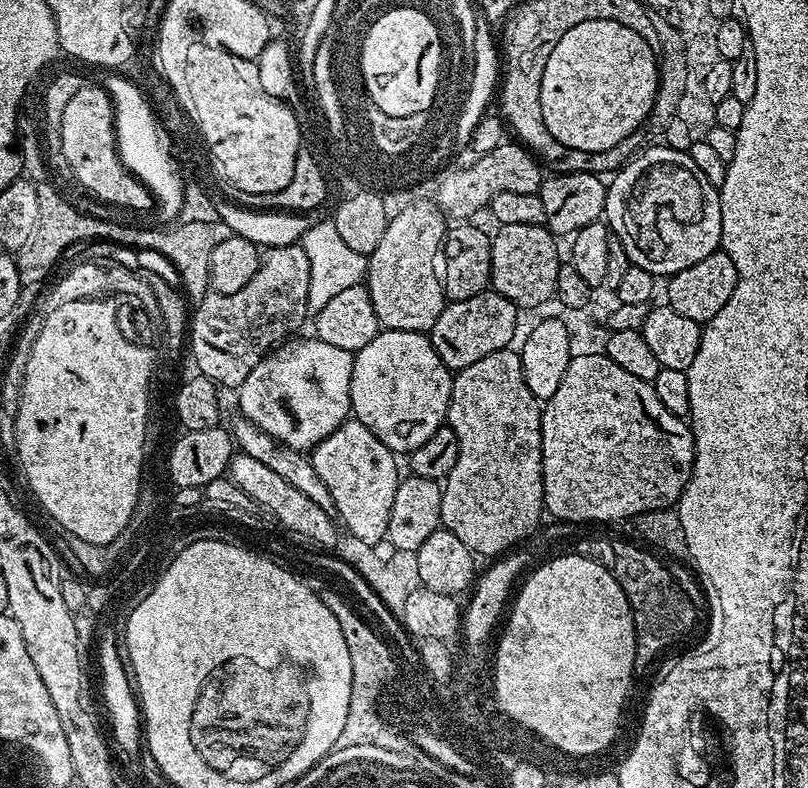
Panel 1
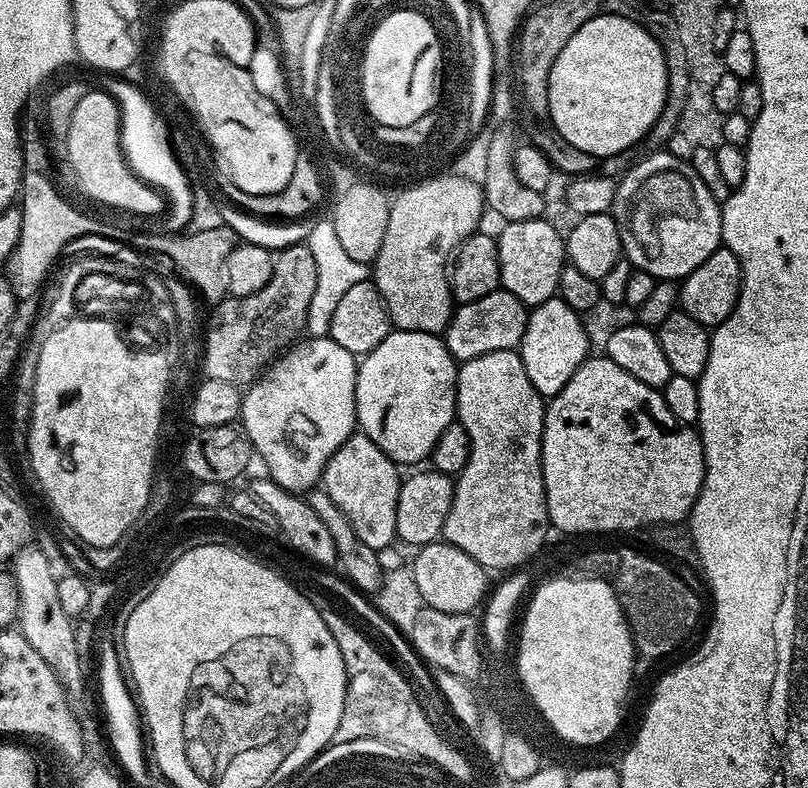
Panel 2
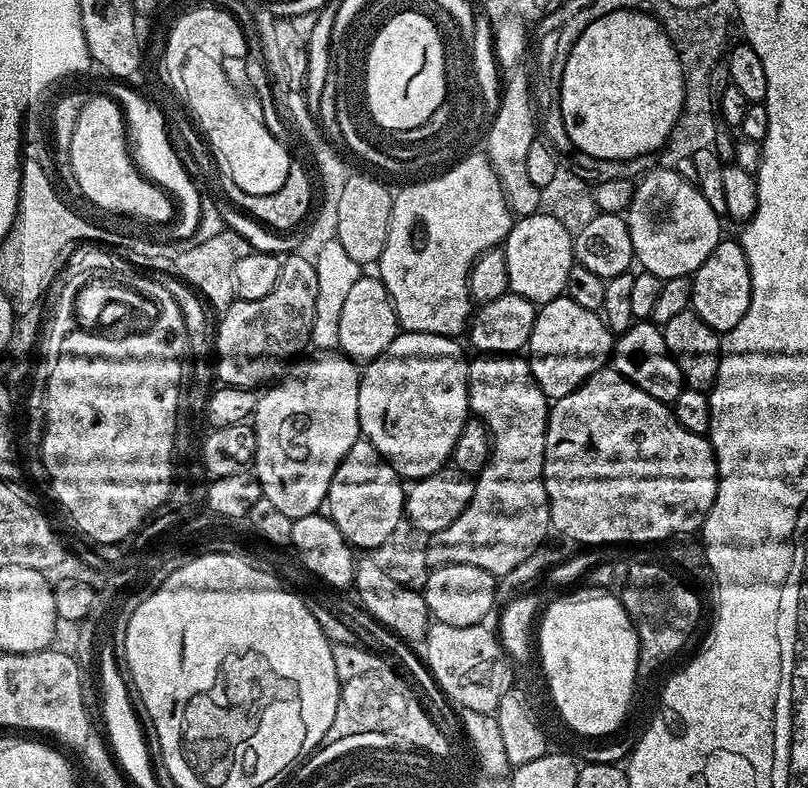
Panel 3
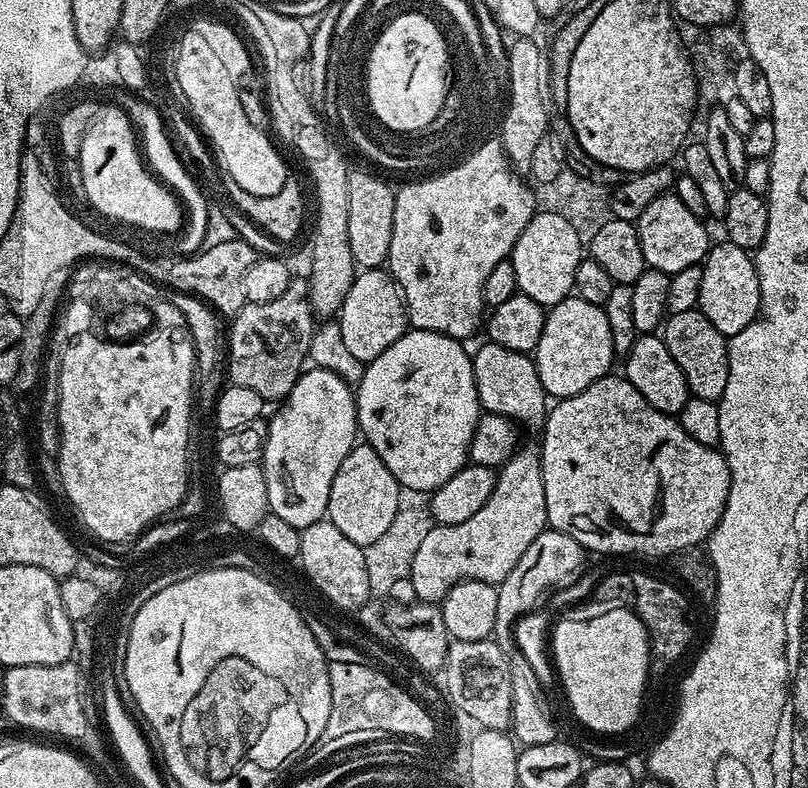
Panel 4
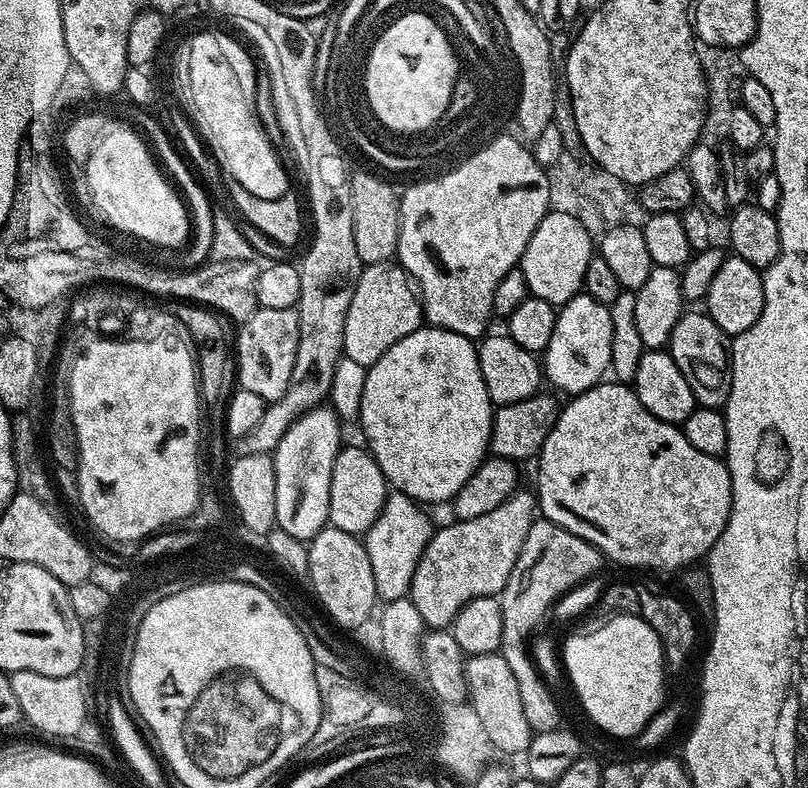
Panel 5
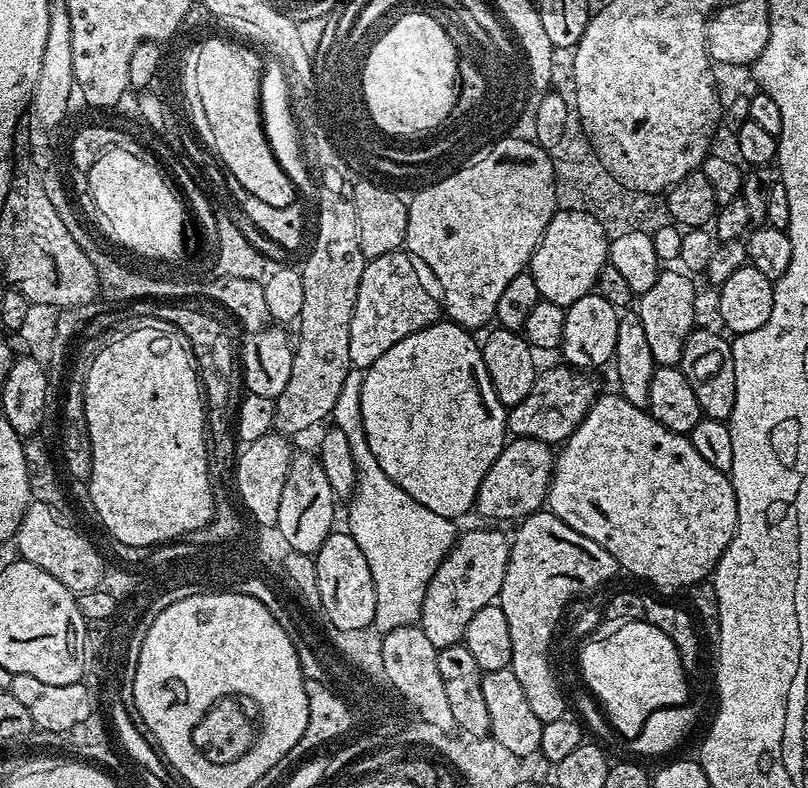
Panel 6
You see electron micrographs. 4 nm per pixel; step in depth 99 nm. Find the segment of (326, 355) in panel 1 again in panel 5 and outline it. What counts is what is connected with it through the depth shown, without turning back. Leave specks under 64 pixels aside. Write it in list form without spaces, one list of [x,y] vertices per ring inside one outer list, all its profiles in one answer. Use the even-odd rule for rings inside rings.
[[[331,407],[312,408],[291,424],[272,454],[277,527],[299,540],[311,541],[327,525],[330,475],[342,446],[340,427],[341,421]]]

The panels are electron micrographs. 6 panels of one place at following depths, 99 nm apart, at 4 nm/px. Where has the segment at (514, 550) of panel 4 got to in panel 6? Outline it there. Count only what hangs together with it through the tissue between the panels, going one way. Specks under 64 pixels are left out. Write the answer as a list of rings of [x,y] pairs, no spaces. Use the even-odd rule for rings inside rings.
[[[489,526],[463,533],[426,586],[418,625],[437,649],[461,643],[466,626],[470,626],[470,618],[500,595],[502,578],[506,578],[510,540],[496,528],[499,527]]]

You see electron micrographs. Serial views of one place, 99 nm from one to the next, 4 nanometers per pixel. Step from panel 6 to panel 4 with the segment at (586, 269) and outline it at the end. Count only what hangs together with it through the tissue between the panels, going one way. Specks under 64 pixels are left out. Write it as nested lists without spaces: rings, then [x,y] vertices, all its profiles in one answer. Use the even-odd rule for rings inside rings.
[[[540,210],[522,230],[518,242],[512,247],[511,261],[516,275],[517,289],[534,302],[551,306],[562,302],[574,289],[574,274],[582,258],[582,241],[578,230],[562,218]]]

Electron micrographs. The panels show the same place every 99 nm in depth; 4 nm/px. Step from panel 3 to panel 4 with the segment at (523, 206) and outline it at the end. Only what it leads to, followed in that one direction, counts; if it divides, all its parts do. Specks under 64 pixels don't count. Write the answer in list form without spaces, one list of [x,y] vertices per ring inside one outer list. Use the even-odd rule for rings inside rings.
[[[516,38],[507,49],[508,88],[507,107],[499,123],[498,139],[508,155],[515,172],[527,174],[538,141],[550,130],[548,124],[554,116],[551,90],[551,70],[545,49],[540,49],[535,39]]]

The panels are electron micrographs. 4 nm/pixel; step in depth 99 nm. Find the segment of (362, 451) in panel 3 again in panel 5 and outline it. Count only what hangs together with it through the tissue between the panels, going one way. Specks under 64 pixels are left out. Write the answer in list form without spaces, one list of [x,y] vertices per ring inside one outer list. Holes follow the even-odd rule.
[[[341,447],[334,458],[327,523],[338,530],[346,530],[351,536],[363,537],[370,526],[374,526],[378,514],[382,514],[382,506],[390,495],[390,485],[367,447],[359,447]]]

